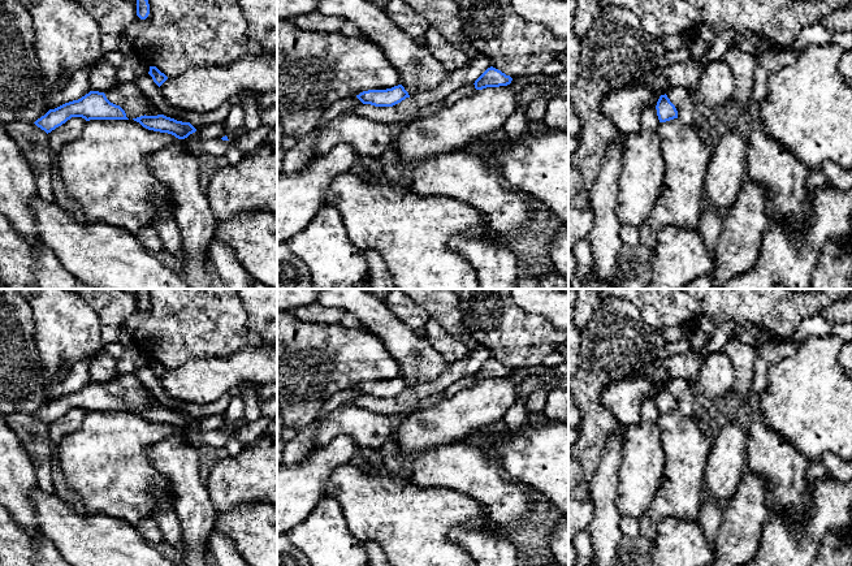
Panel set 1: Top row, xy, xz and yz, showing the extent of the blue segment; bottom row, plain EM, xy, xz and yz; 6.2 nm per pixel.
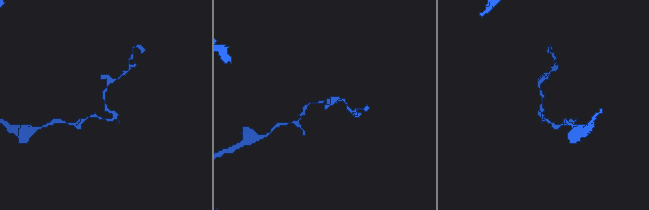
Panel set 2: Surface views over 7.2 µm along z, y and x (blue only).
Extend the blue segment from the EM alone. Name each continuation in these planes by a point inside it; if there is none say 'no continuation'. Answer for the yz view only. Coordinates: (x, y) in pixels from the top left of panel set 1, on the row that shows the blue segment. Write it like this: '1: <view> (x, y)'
no continuation

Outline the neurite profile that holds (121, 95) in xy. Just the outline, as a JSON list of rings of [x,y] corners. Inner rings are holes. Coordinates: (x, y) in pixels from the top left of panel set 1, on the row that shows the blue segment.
[[[134,83],[117,85],[104,94],[111,103],[125,111],[129,120],[157,112],[155,104]]]

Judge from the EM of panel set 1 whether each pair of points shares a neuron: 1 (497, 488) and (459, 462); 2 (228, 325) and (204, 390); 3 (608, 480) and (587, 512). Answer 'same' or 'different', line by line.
1: same
2: different
3: different

